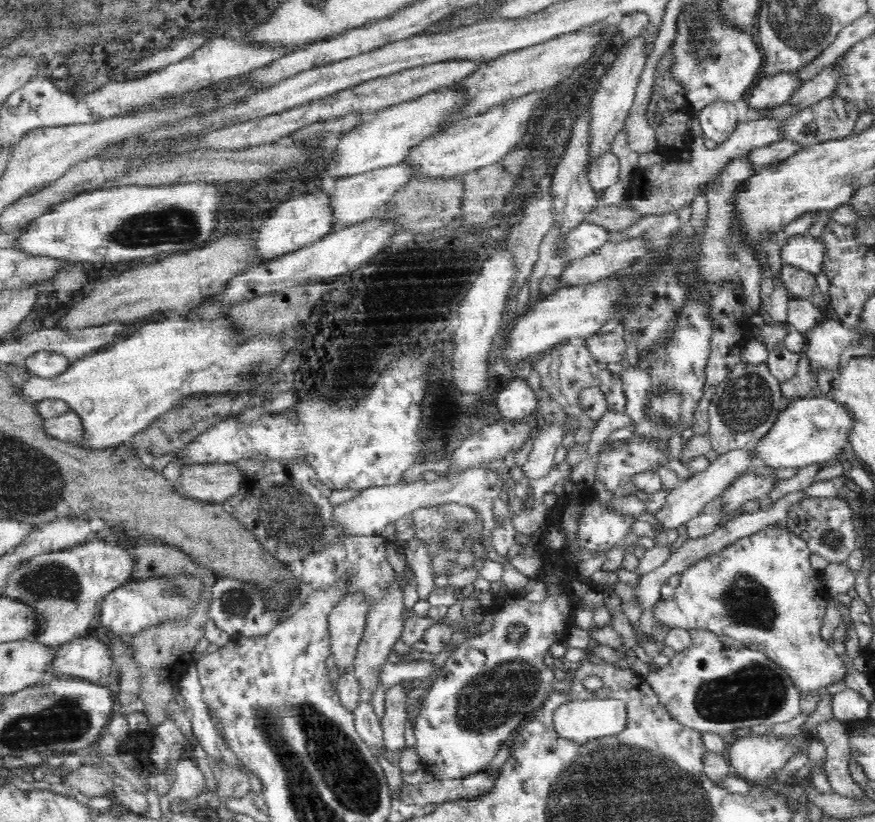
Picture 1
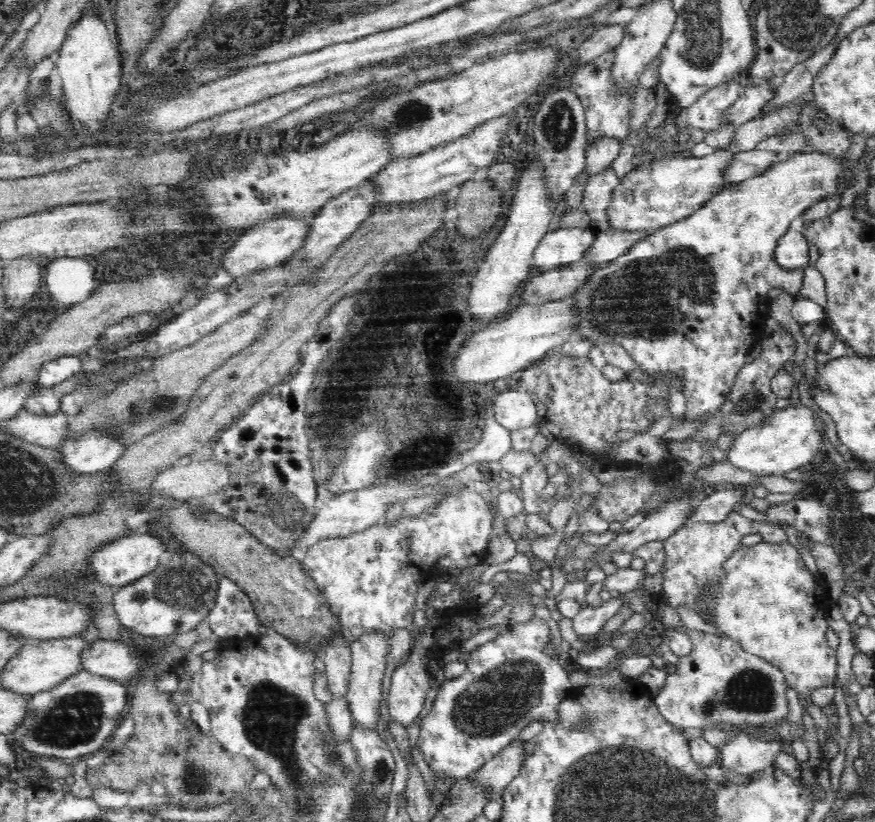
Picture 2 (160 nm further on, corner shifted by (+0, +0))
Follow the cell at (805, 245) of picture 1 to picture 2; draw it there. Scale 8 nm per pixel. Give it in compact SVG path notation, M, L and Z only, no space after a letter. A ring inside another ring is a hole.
M790 228L778 240L775 253L776 261L786 270L804 269L810 264L808 239L801 232Z

